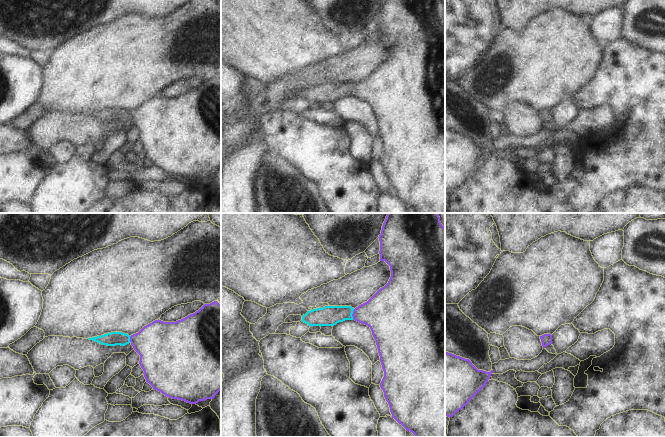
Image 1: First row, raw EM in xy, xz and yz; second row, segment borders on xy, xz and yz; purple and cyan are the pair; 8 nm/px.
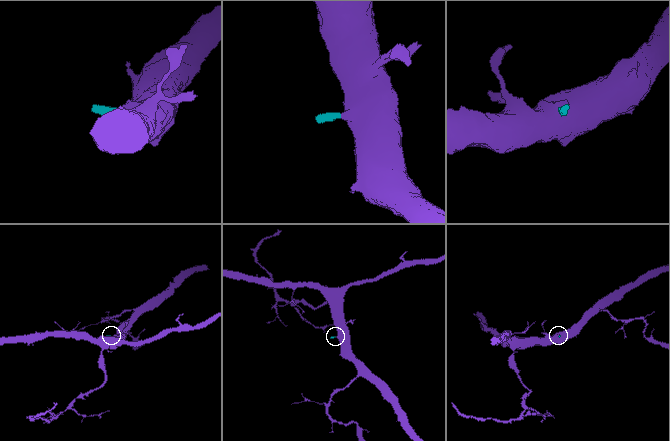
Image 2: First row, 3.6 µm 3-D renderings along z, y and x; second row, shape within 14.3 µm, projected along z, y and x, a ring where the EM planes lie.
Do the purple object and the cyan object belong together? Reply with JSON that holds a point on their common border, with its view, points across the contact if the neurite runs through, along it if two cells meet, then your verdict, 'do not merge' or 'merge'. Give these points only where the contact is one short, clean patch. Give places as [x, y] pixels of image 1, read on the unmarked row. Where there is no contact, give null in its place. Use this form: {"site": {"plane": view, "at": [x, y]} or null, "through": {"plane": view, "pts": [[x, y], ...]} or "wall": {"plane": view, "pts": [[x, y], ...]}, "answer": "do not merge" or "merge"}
{"site": {"plane": "xz", "at": [352, 90]}, "through": {"plane": "xz", "pts": [[383, 88], [352, 90], [329, 91]]}, "answer": "merge"}

